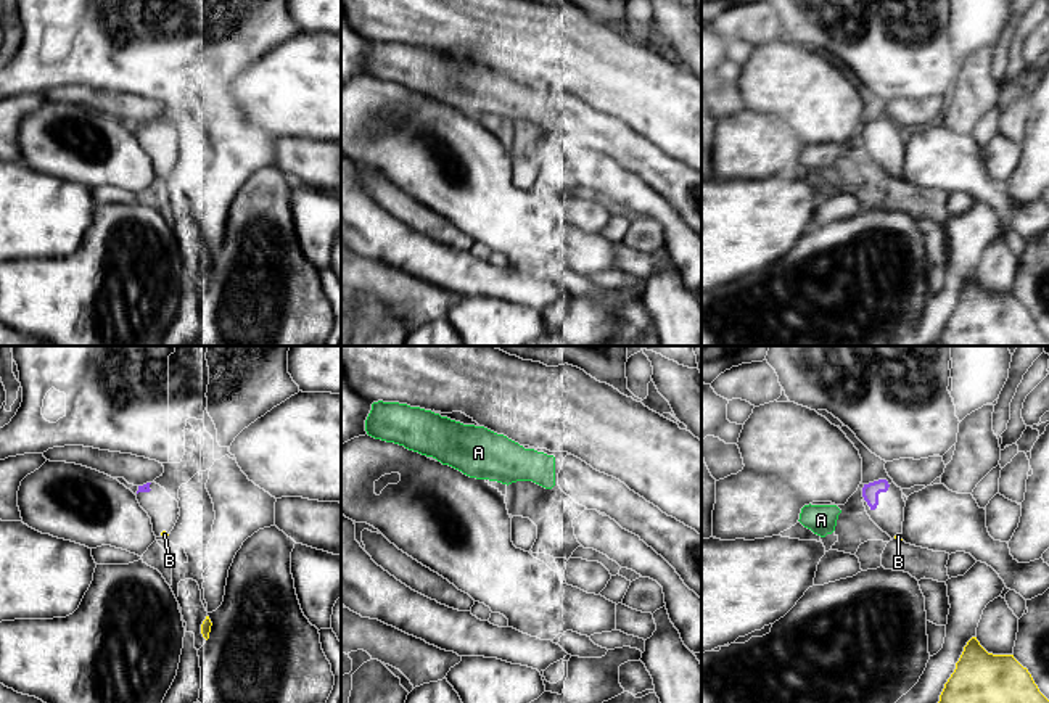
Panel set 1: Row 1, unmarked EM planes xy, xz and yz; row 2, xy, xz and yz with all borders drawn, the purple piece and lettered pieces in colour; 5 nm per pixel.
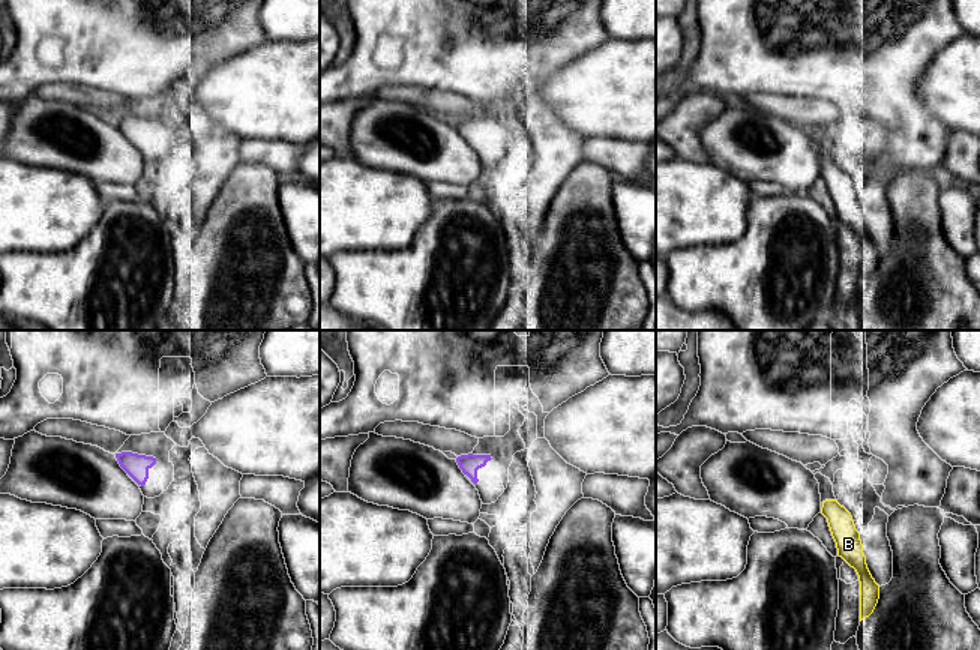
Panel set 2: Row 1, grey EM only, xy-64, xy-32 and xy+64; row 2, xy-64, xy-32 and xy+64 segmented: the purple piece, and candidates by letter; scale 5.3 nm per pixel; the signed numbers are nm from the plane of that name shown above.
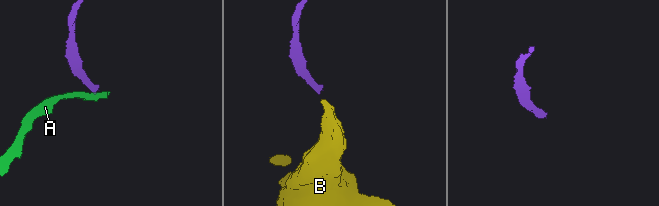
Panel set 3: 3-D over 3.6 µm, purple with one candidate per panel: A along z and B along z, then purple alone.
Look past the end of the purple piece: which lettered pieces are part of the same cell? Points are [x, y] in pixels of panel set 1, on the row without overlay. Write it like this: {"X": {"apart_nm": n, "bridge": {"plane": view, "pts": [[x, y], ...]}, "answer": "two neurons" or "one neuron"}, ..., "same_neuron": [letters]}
{"A": {"apart_nm": 130, "bridge": {"plane": "yz", "pts": [[864, 139], [840, 150]]}, "answer": "two neurons"}, "B": {"apart_nm": 170, "bridge": {"plane": "yz", "pts": [[874, 148], [896, 174]]}, "answer": "one neuron"}, "same_neuron": ["B"]}

